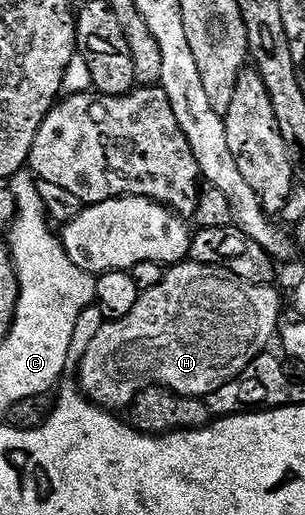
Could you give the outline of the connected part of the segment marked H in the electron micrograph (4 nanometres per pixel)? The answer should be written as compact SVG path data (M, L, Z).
M184 261L174 264L164 274L161 285L140 294L133 313L124 319L104 322L101 333L89 341L85 357L77 365L77 386L91 402L112 413L130 408L142 391L150 387L166 387L174 395L203 399L221 385L233 381L246 367L268 350L271 338L276 338L281 327L279 314L283 303L276 288L261 283L250 283L229 269L208 263Z

